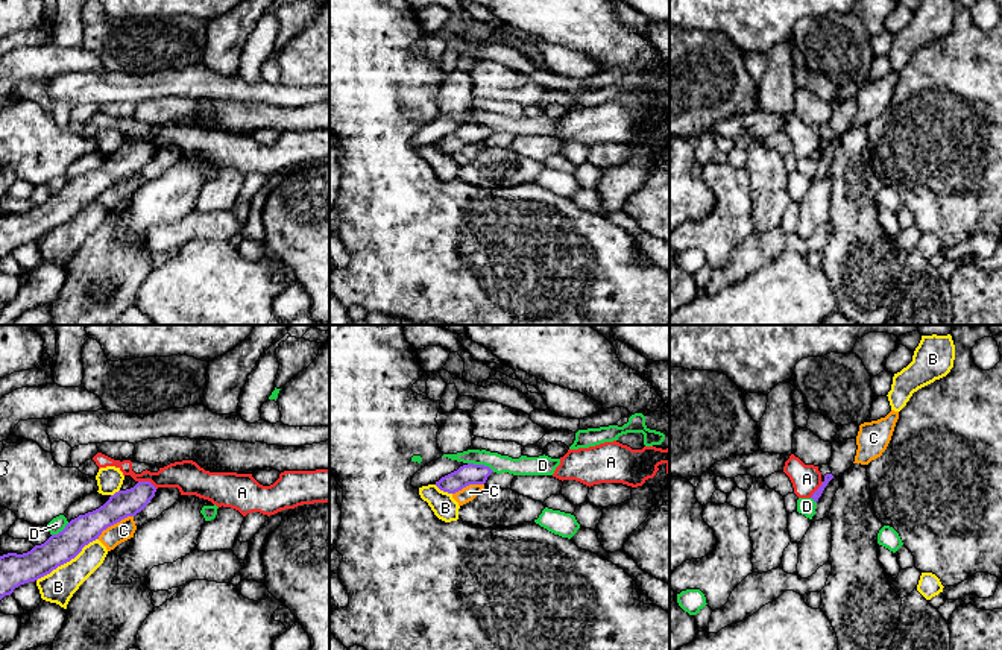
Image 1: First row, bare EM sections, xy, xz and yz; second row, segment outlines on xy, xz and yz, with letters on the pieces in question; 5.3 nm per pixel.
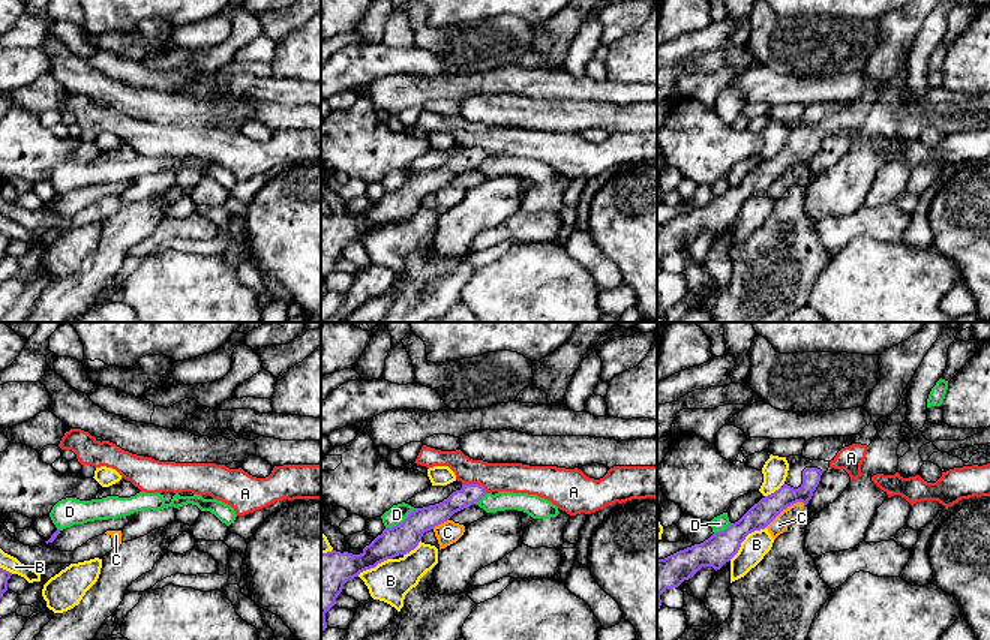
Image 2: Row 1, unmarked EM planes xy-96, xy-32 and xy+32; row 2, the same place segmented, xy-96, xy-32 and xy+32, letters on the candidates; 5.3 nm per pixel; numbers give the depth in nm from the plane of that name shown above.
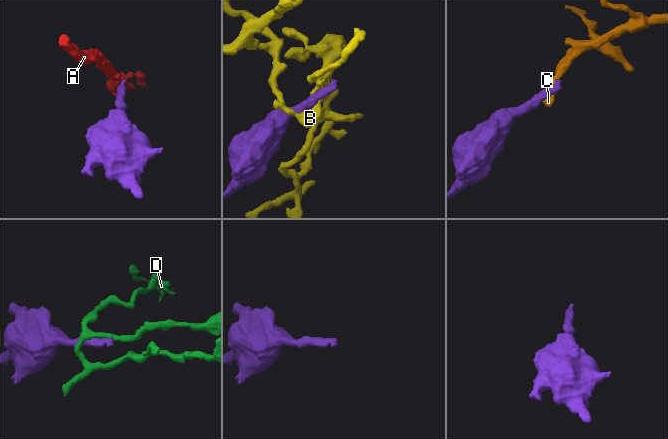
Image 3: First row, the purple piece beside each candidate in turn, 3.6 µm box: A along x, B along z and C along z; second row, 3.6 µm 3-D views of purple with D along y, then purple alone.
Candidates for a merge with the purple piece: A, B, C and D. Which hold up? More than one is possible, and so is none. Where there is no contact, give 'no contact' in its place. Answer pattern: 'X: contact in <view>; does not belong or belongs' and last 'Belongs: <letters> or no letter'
A: contact in xy; belongs
B: contact in xy; does not belong
C: contact in xy; does not belong
D: contact in xz; does not belong
Belongs: A

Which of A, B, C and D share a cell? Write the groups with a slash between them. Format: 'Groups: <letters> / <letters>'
Groups: A / B / C / D

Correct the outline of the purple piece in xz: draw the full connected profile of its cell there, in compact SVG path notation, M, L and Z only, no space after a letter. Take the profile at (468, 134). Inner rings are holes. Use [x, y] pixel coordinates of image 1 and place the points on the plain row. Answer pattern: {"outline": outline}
{"outline": "M468 123L442 137L436 146L448 153L455 153L469 144L484 144L493 131L484 125Z"}

